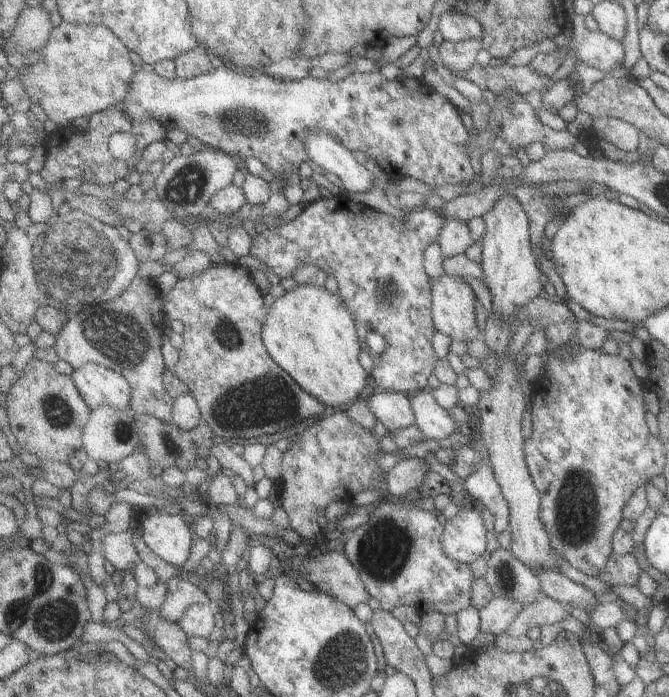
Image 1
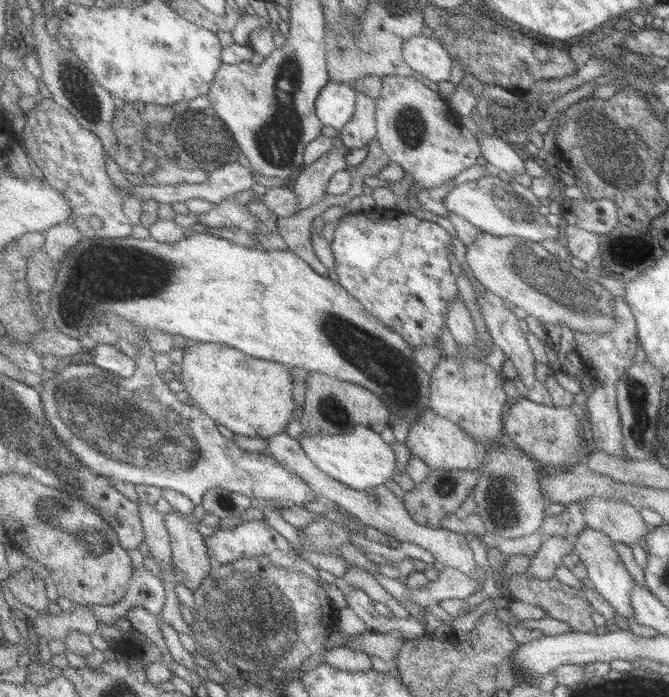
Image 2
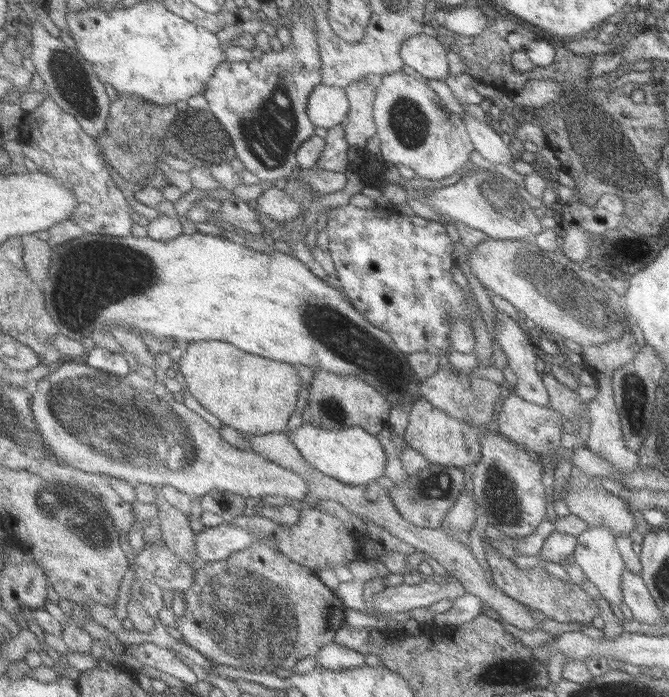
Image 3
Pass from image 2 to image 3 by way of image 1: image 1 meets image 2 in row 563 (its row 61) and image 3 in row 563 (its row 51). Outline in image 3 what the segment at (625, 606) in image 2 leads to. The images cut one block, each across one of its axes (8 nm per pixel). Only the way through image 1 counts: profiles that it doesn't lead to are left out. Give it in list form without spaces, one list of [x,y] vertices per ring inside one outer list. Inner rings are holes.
[[[601,524],[601,526],[593,526],[593,528],[587,528],[587,532],[583,532],[579,536],[579,544],[577,544],[577,550],[573,554],[573,564],[579,566],[585,574],[585,578],[601,592],[603,600],[619,606],[623,602],[623,594],[621,594],[621,576],[625,572],[625,562],[623,562],[623,556],[621,556],[621,550],[619,550],[619,540],[617,540],[617,534],[607,526],[607,524]]]

